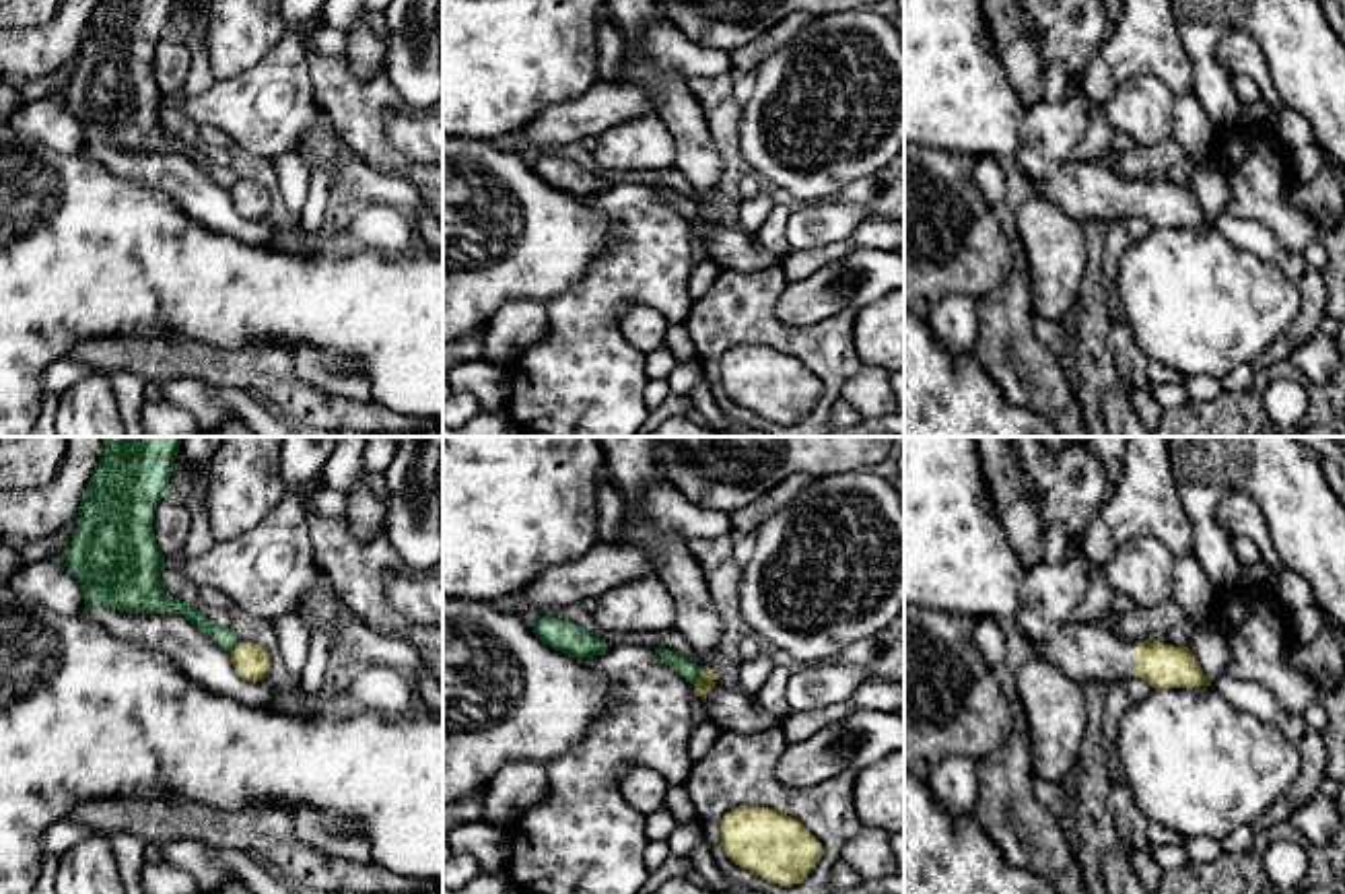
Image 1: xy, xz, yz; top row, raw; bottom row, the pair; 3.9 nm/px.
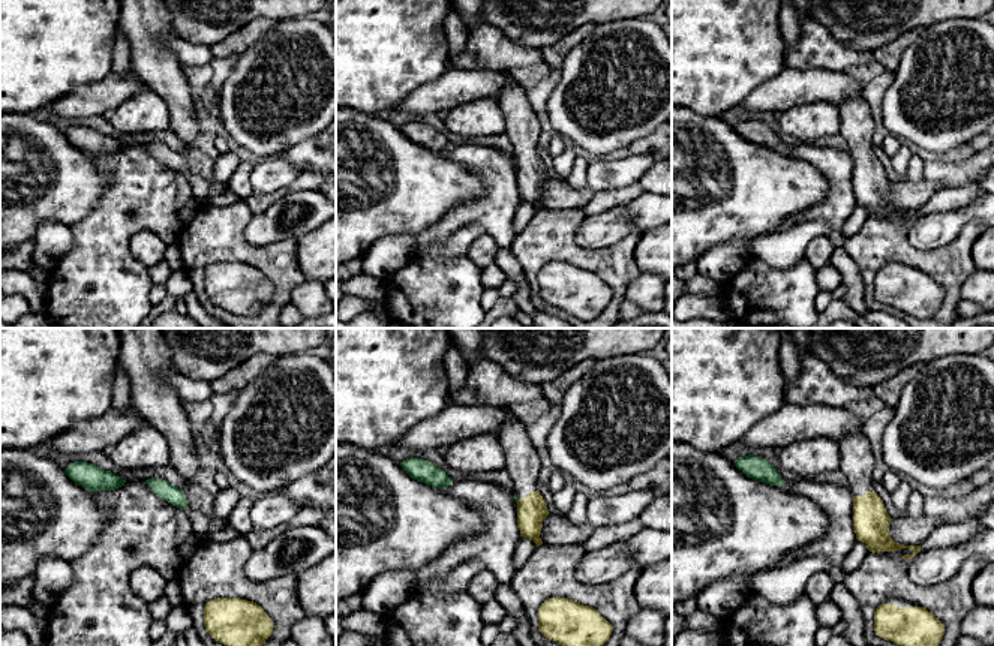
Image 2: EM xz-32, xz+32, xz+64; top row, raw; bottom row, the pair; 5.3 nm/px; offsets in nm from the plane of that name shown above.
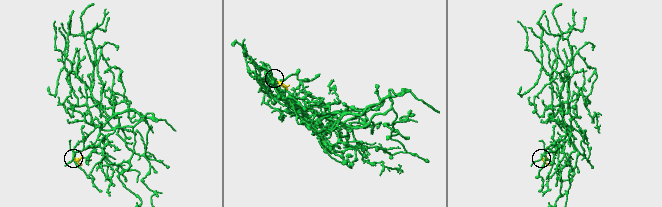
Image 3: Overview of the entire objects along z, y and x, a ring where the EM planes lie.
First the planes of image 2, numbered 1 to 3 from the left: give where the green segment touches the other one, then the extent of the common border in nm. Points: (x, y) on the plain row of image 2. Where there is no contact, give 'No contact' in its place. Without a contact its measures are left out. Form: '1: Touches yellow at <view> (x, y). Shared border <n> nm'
1: No contact
2: No contact
3: No contact

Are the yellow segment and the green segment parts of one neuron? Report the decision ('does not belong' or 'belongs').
does not belong

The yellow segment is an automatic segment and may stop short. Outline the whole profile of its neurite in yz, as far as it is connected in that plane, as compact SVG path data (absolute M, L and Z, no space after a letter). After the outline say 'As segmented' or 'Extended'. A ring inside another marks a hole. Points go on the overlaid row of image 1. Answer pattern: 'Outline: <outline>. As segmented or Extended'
Outline: M1127 437L1120 478L1092 511L1079 548L1059 564L1036 564L1022 581L1015 608L1018 626L1036 643L1038 657L1079 684L1110 686L1137 676L1147 680L1151 688L1211 686L1188 647L1125 641L1100 622L1083 622L1075 614L1085 595L1090 573L1098 573L1125 542L1137 536L1156 538L1174 558L1195 552L1193 523L1172 478L1168 437Z. Extended

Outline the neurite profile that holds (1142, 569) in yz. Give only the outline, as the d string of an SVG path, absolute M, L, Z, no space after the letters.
M1137 536L1125 542L1098 575L1114 593L1133 599L1135 608L1170 604L1174 589L1172 552L1151 536Z

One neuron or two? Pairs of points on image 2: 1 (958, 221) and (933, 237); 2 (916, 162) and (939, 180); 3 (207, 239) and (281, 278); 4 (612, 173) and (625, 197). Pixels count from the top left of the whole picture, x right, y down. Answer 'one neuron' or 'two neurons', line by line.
1: one neuron
2: two neurons
3: one neuron
4: two neurons

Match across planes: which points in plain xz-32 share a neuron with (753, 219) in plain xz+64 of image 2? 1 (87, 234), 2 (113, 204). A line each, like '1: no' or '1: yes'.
1: no
2: no

